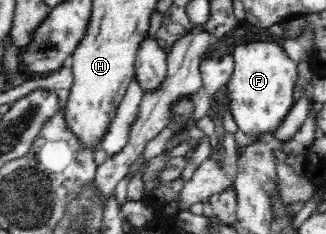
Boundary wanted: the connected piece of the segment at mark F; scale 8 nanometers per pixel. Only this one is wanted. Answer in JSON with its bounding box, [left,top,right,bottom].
[226,42,298,137]

